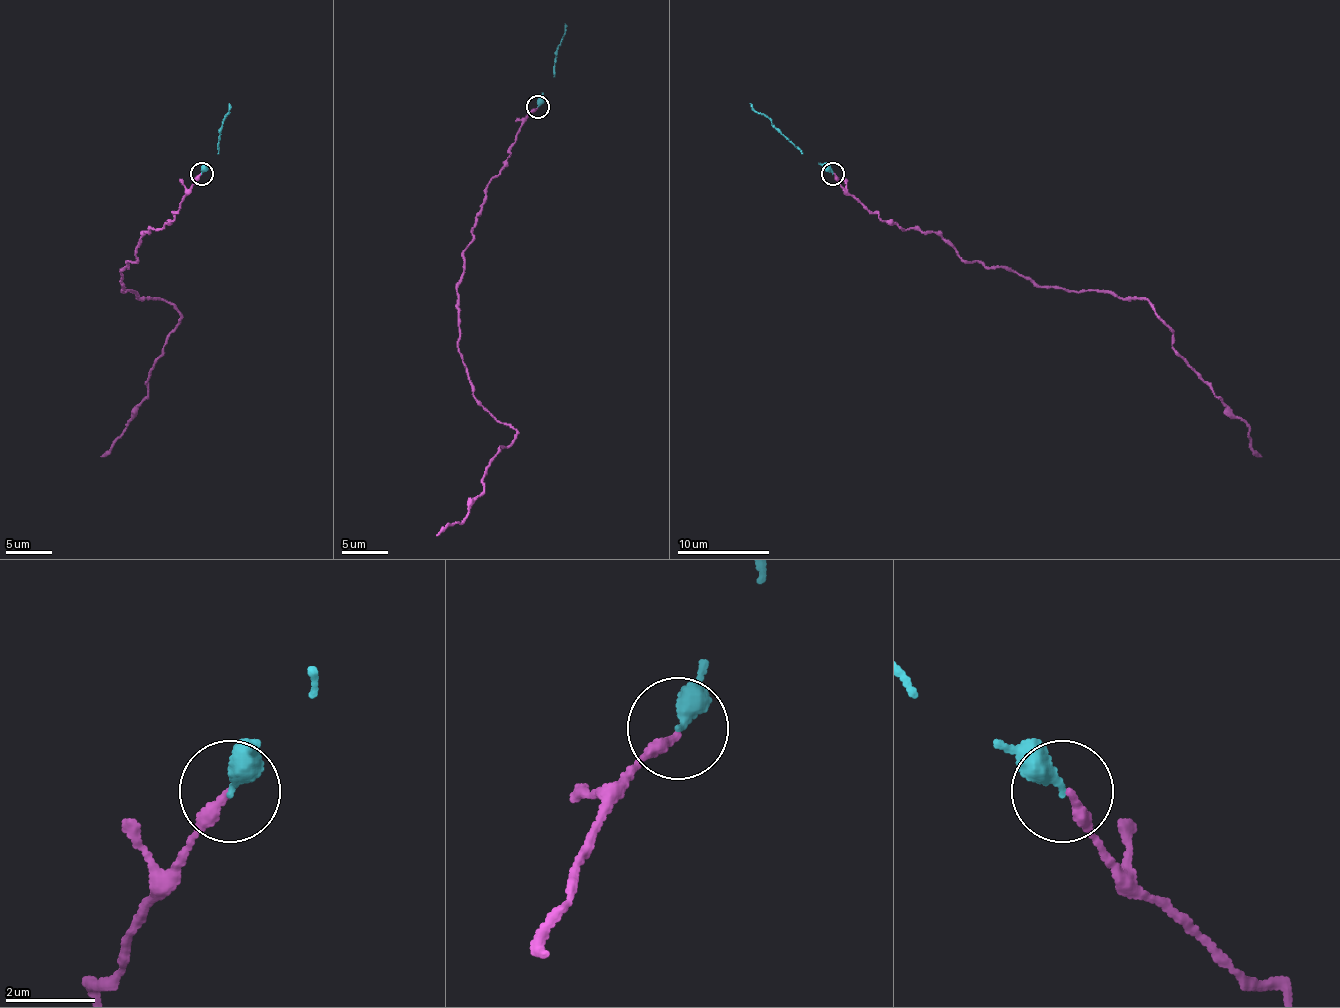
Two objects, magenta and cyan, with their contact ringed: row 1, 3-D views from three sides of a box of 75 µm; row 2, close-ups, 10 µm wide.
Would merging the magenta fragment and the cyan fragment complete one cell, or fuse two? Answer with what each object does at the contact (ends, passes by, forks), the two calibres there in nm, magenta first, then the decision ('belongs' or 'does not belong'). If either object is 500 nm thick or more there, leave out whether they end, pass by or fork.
magenta ends | cyan ends | 240/400 nm | belongs

